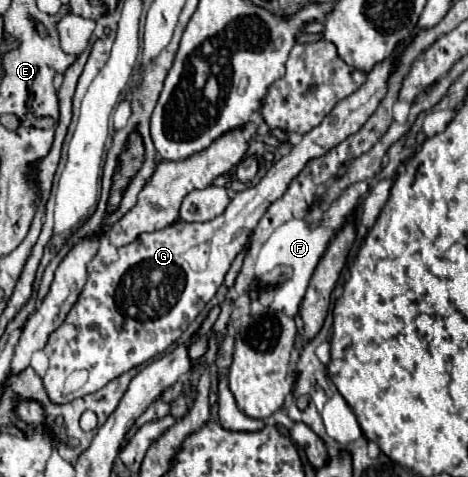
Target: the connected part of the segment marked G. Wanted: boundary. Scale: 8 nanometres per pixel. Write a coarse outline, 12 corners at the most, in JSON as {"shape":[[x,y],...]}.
{"shape":[[393,59],[209,223],[91,273],[45,345],[49,401],[151,361],[213,299],[267,207],[359,131]]}

